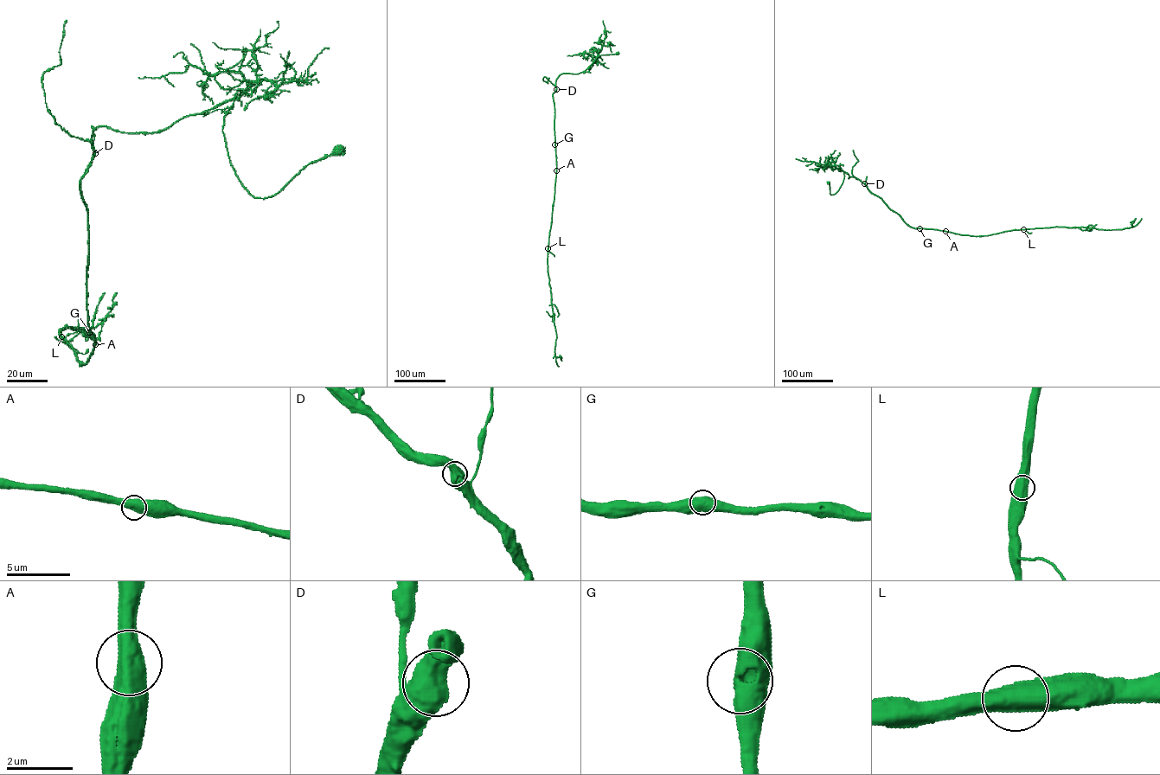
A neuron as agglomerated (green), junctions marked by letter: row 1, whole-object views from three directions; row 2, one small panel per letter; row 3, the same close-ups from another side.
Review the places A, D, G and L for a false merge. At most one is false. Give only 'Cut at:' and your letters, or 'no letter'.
Cut at: no letter

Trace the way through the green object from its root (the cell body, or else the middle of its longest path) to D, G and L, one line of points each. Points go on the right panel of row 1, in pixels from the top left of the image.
D: (828, 182), (829, 194), (835, 194), (844, 178), (841, 169), (849, 175), (849, 178), (856, 177), (864, 183)
G: (828, 182), (829, 194), (835, 194), (844, 178), (842, 169), (849, 178), (863, 182), (908, 226), (919, 228)
L: (828, 182), (829, 194), (835, 194), (844, 178), (842, 170), (914, 228), (975, 236), (1023, 229)

